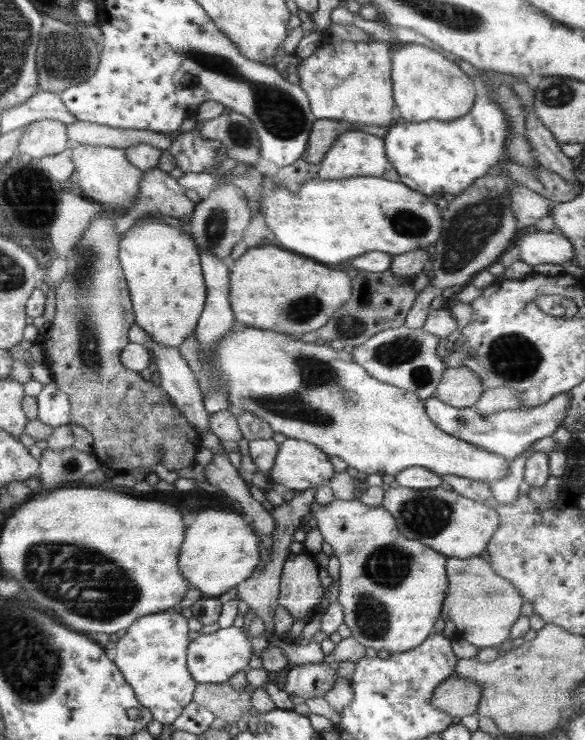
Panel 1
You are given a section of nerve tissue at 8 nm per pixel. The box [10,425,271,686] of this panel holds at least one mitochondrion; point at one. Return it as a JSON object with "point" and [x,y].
{"point":[120,594]}

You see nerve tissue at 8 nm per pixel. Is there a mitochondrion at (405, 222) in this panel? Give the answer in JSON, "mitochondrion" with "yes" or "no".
{"mitochondrion":"yes"}

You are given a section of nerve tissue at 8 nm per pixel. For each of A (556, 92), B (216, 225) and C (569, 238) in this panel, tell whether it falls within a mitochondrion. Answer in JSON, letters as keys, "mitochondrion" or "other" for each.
{"A":"mitochondrion","B":"mitochondrion","C":"other"}

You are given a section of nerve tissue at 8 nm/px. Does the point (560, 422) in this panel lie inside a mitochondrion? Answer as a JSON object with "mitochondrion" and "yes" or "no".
{"mitochondrion":"no"}

